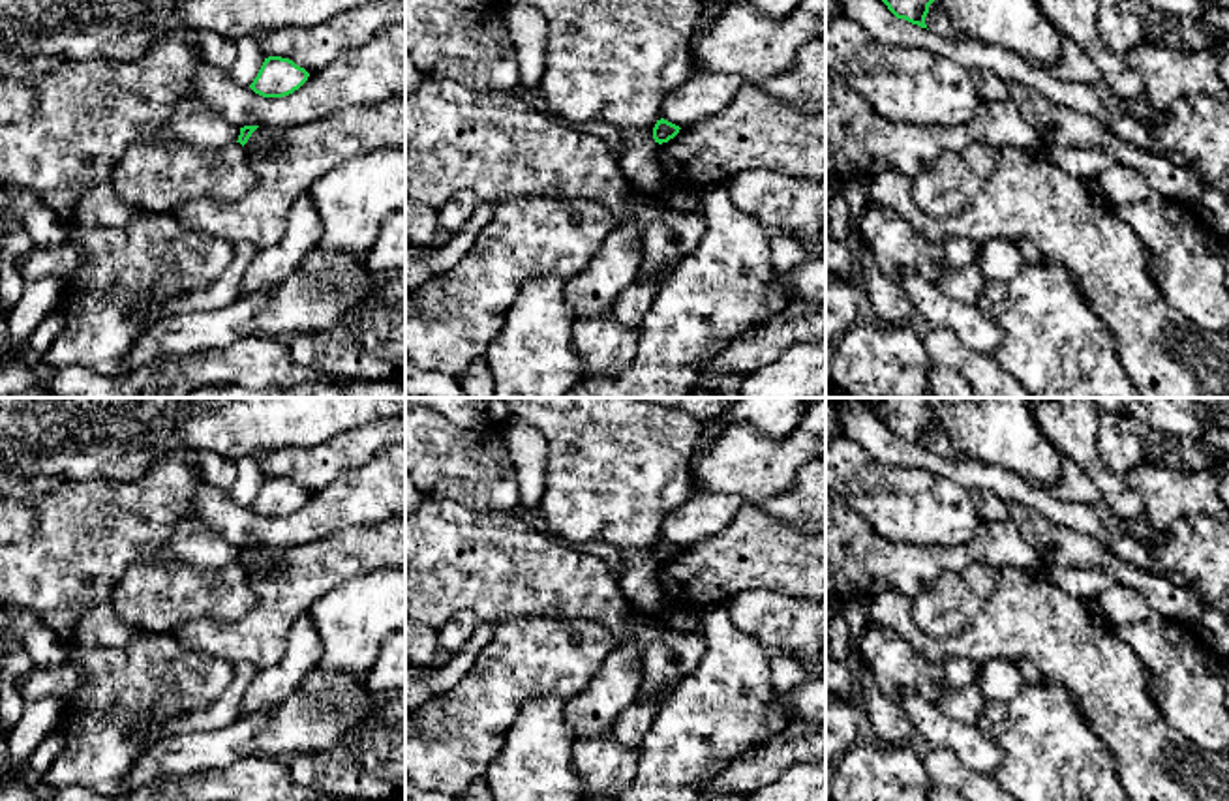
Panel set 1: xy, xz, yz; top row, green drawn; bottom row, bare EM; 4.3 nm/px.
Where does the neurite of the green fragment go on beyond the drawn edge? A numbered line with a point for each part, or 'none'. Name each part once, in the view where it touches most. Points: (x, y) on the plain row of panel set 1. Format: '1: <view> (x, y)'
none

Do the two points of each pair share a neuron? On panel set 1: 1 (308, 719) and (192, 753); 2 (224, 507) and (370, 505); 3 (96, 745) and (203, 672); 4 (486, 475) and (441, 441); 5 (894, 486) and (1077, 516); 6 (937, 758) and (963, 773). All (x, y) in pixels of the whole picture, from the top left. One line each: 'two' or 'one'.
1: one
2: one
3: one
4: one
5: two
6: one

